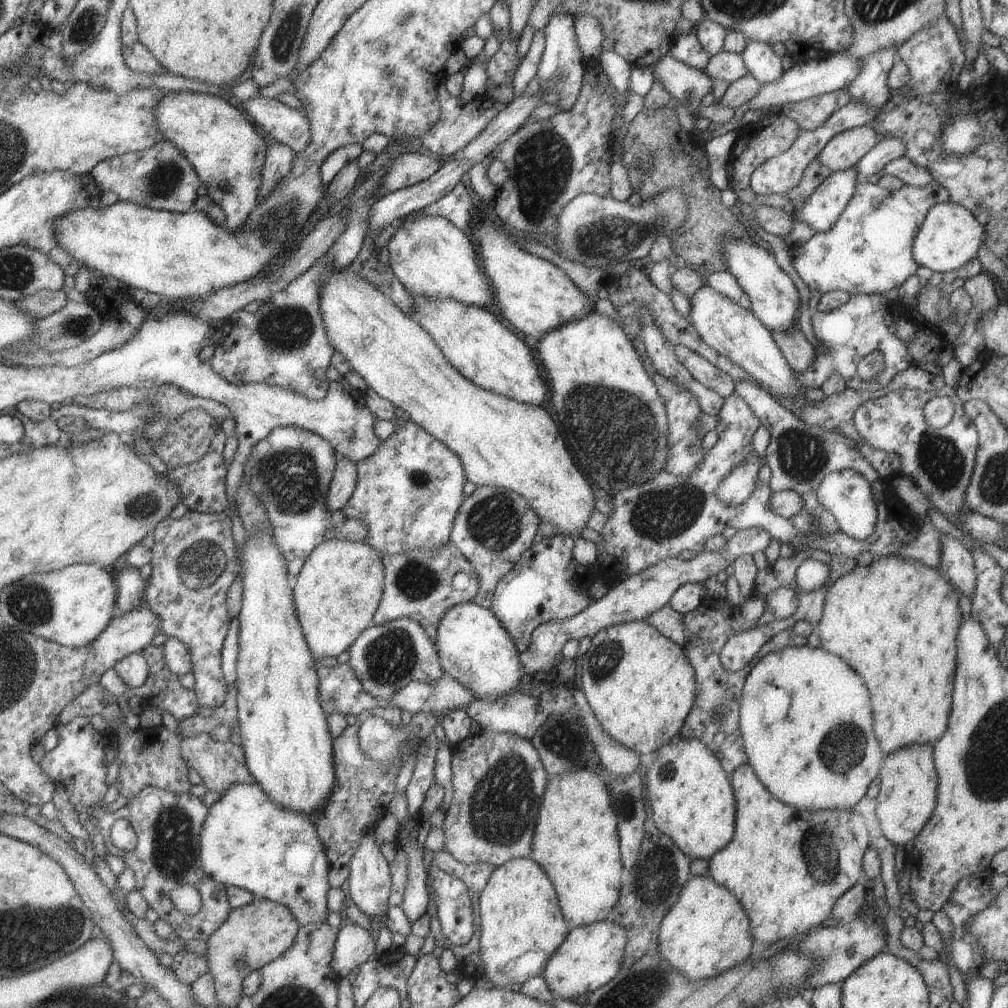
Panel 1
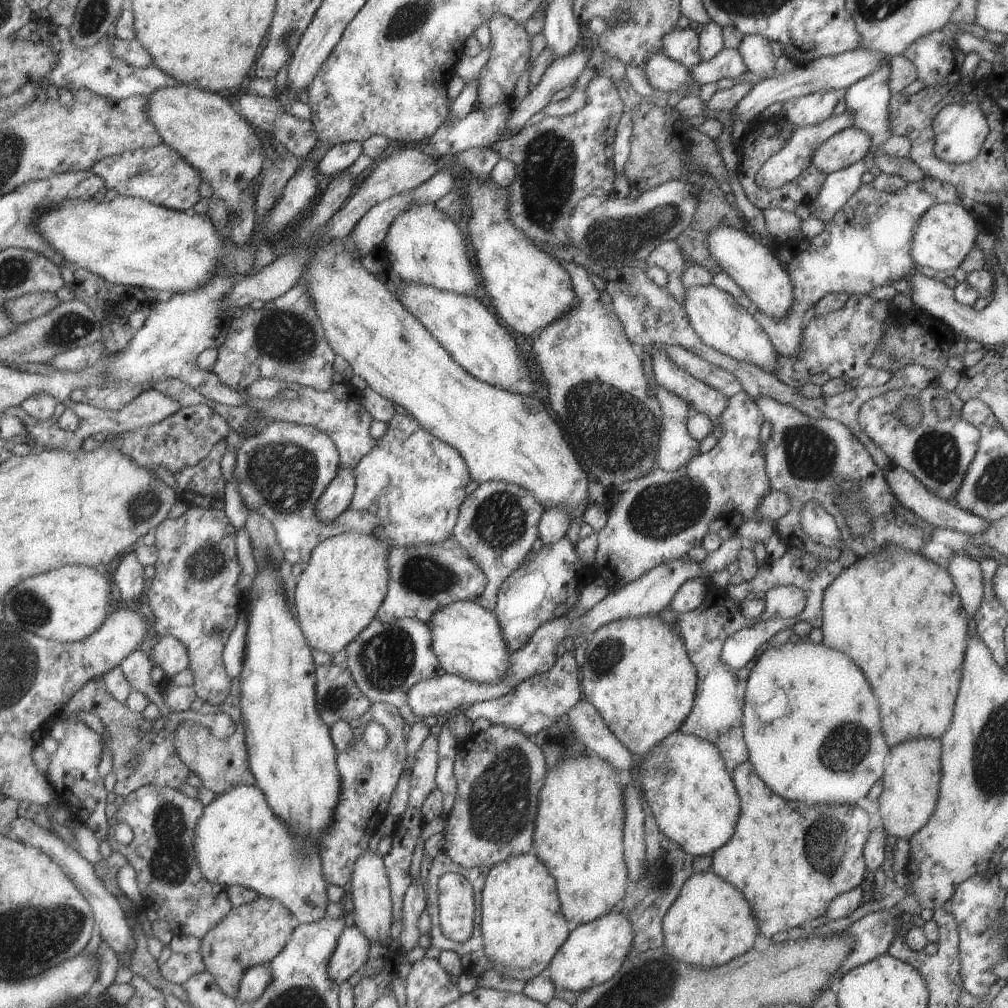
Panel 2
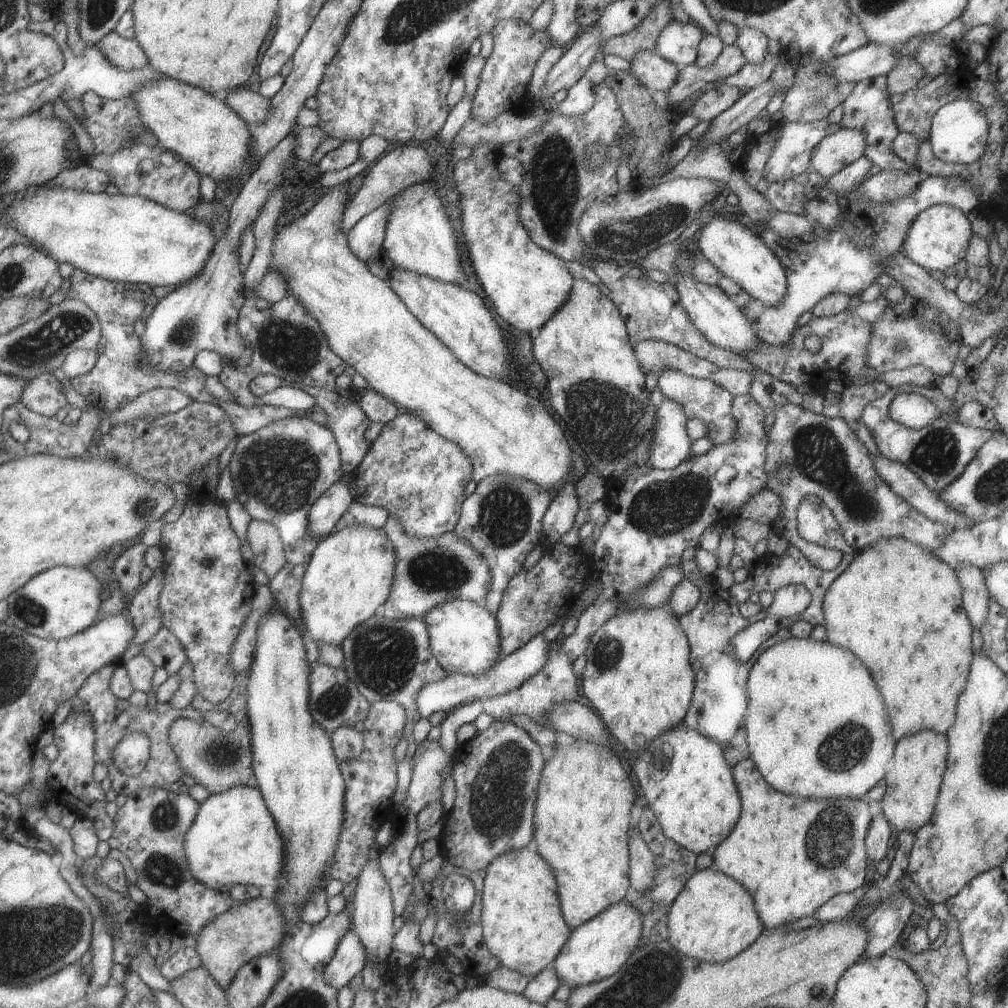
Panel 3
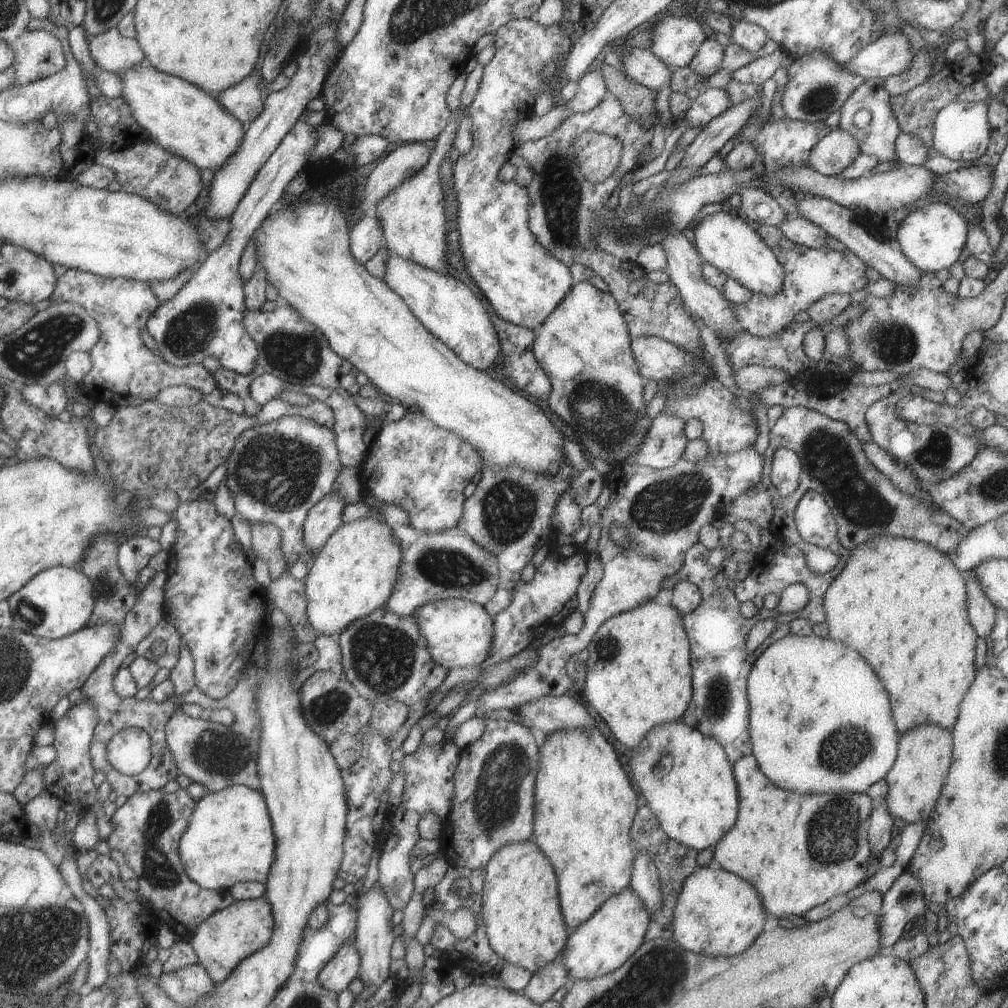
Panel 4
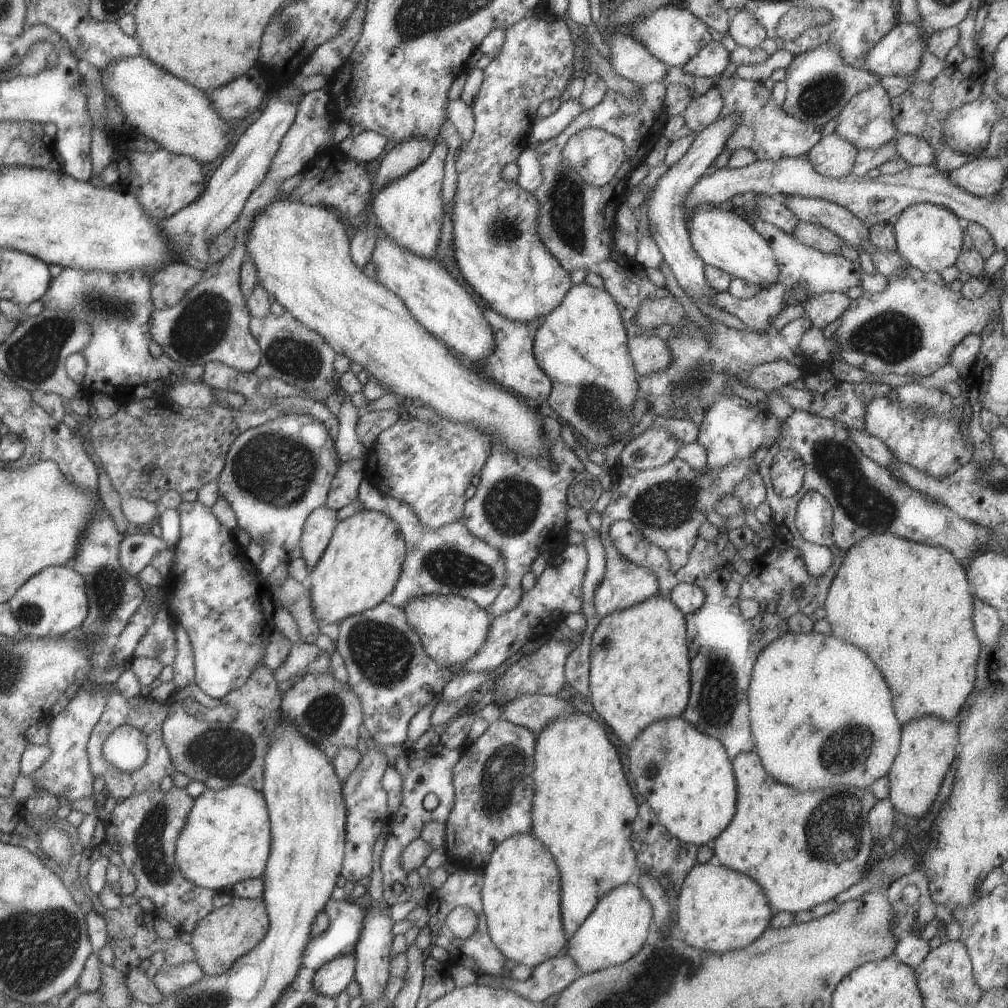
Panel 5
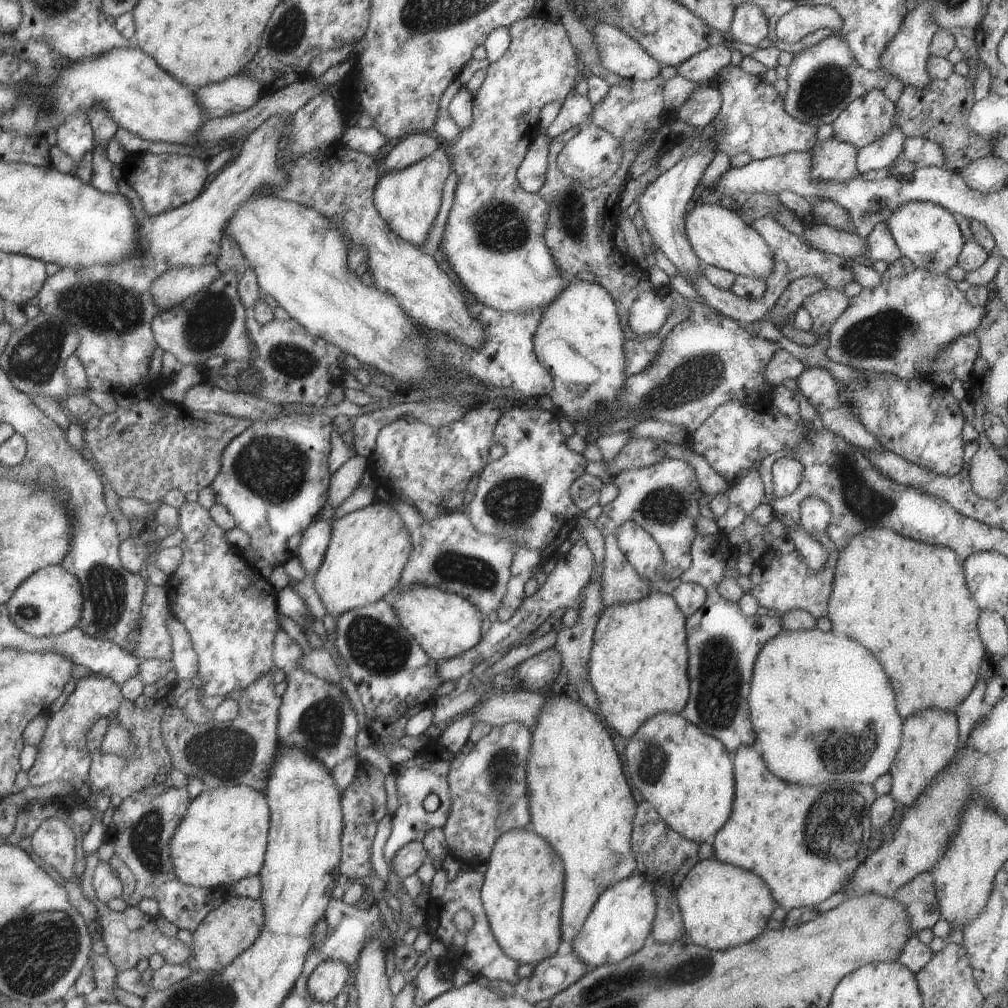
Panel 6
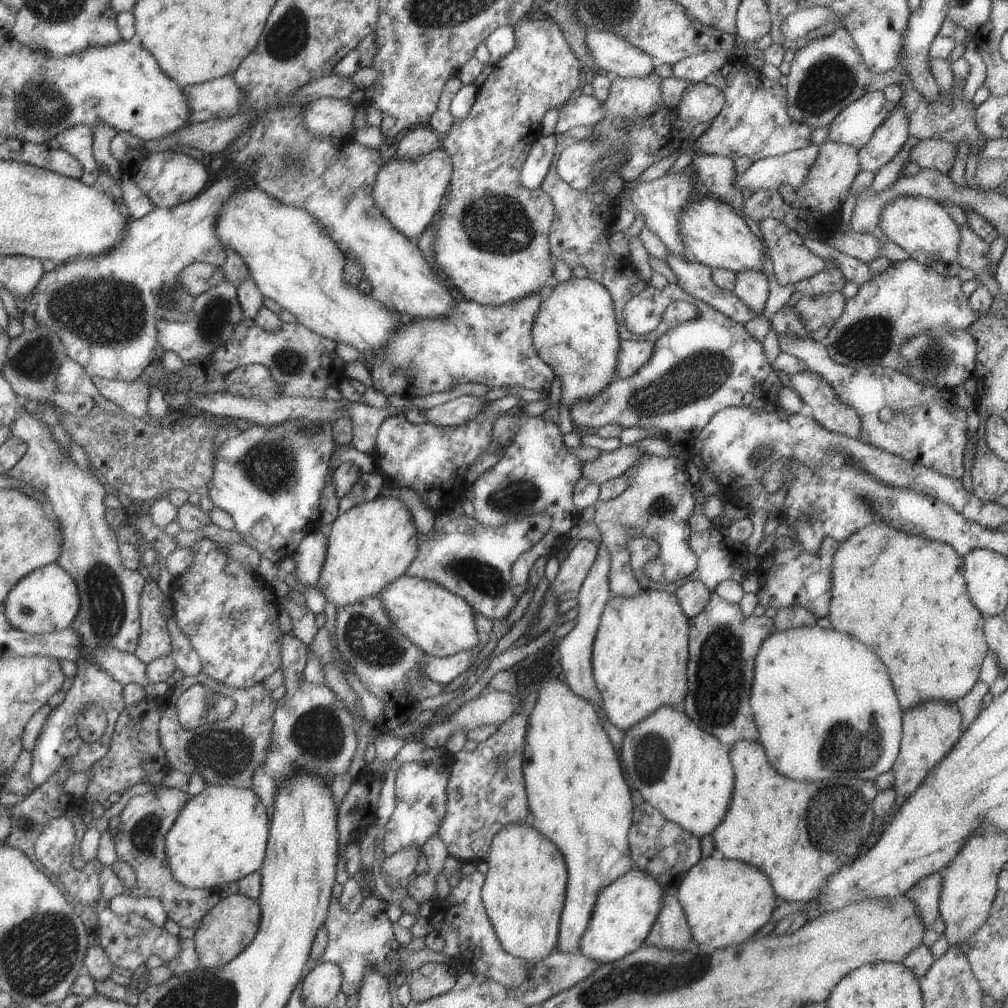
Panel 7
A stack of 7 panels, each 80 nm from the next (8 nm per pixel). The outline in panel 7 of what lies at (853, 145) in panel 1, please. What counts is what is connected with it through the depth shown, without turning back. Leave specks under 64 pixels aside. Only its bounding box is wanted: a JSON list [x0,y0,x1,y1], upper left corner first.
[740,141,859,242]

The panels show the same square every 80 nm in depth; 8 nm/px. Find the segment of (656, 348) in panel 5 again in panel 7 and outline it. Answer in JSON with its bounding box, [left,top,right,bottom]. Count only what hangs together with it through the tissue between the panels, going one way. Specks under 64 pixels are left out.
[615,341,654,379]

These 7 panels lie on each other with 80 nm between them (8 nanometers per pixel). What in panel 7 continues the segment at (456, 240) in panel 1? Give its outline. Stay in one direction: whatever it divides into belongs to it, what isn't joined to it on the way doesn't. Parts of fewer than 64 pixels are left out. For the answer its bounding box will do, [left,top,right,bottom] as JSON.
[372,148,451,237]

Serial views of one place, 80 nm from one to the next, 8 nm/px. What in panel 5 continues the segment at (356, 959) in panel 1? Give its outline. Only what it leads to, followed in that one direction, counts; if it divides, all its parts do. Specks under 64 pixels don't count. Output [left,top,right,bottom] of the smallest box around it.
[311,954,354,998]

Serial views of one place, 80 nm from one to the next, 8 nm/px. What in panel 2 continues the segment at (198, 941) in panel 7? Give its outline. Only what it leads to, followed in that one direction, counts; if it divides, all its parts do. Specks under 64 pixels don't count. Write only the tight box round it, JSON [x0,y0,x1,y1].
[198,896,292,999]

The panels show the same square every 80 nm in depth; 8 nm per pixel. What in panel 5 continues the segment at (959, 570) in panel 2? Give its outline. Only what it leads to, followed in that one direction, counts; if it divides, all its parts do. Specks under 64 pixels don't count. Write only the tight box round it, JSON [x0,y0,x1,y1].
[972,598,1002,647]

